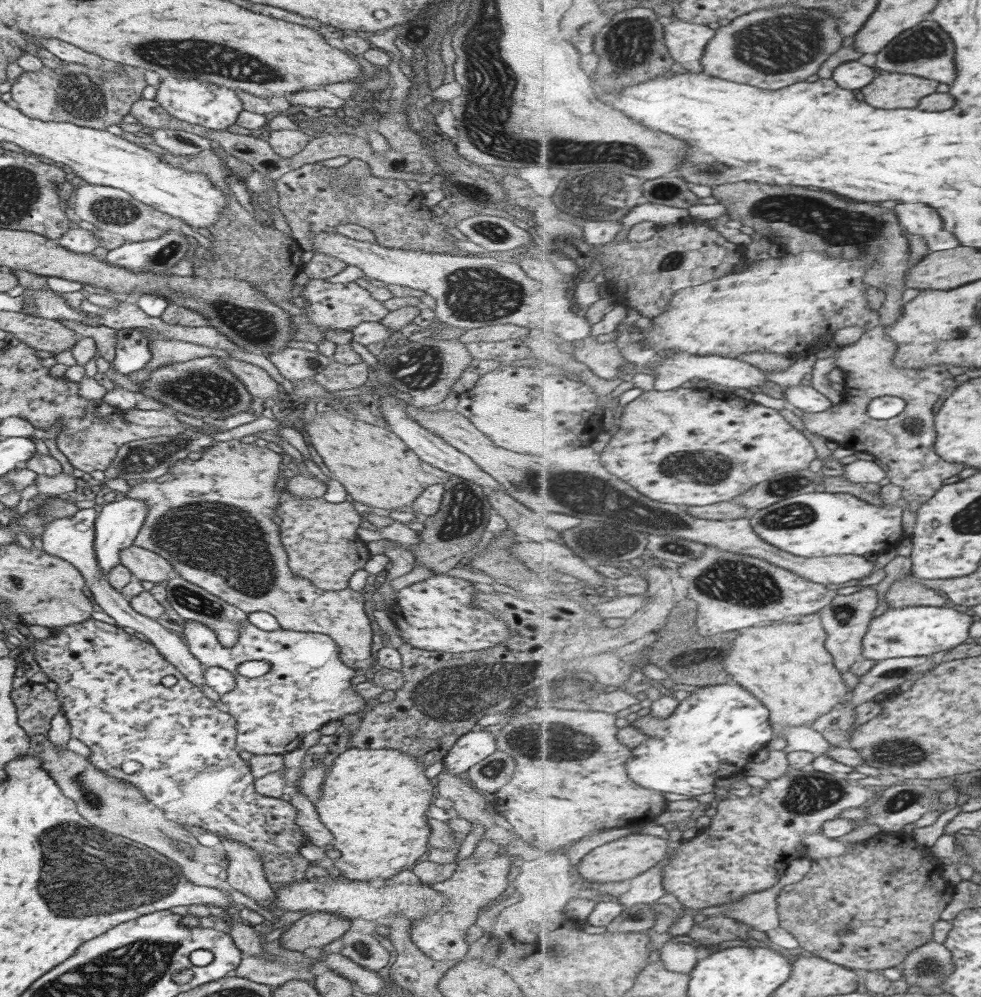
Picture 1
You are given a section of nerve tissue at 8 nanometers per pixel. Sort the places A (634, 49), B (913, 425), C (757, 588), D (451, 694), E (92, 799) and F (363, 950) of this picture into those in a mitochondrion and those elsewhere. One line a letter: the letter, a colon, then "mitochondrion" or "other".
A: mitochondrion
B: mitochondrion
C: mitochondrion
D: mitochondrion
E: mitochondrion
F: other

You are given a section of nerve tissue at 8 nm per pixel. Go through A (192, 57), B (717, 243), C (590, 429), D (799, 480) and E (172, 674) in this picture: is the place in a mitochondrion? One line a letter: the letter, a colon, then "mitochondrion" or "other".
A: mitochondrion
B: other
C: other
D: mitochondrion
E: other

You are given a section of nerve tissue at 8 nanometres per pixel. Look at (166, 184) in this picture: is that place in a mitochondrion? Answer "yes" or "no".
no

